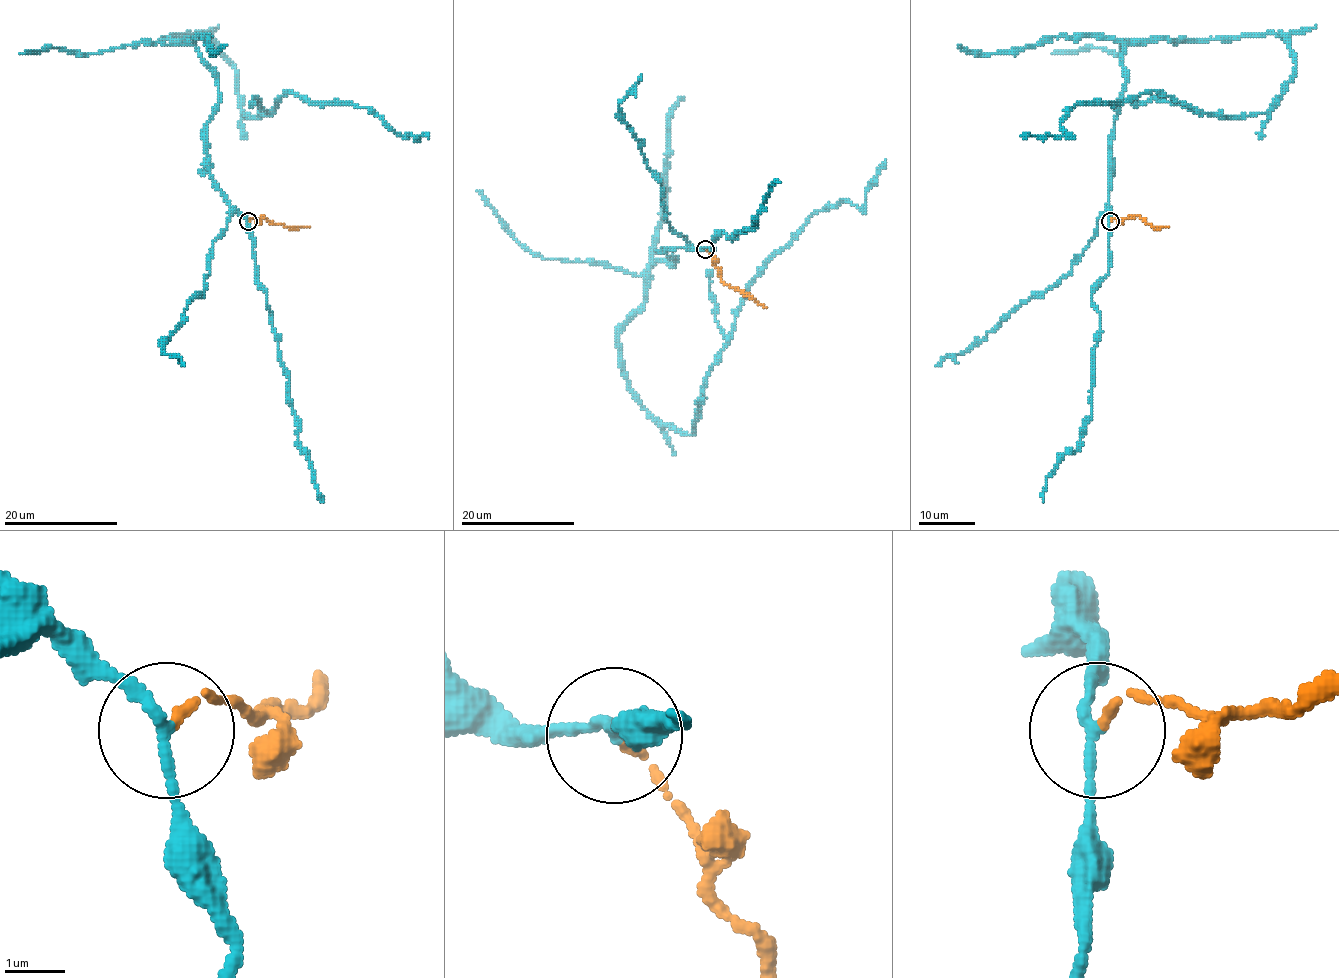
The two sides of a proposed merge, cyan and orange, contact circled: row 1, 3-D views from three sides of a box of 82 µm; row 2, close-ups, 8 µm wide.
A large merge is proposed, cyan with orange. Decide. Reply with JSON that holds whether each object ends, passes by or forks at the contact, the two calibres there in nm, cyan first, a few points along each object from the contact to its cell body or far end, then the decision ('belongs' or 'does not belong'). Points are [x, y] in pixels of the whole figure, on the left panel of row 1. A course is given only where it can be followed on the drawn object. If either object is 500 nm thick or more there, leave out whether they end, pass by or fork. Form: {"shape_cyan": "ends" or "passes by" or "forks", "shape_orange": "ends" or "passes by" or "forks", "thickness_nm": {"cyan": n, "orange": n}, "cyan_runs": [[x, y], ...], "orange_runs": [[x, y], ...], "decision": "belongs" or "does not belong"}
{"shape_cyan": "passes by", "shape_orange": "ends", "thickness_nm": {"cyan": 160, "orange": 130}, "cyan_runs": [[247, 220], [209, 172], [213, 71], [165, 37], [202, 34], [250, 118], [290, 91], [428, 136]], "orange_runs": [[249, 220], [263, 216], [273, 223], [297, 229], [308, 227]], "decision": "does not belong"}

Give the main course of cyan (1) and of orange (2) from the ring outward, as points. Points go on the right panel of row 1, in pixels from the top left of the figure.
1: (1111, 220), (1121, 53), (1281, 34), (1295, 74), (1267, 112), (1146, 91), (1021, 136)
2: (1111, 220), (1140, 216), (1152, 226), (1167, 227)

